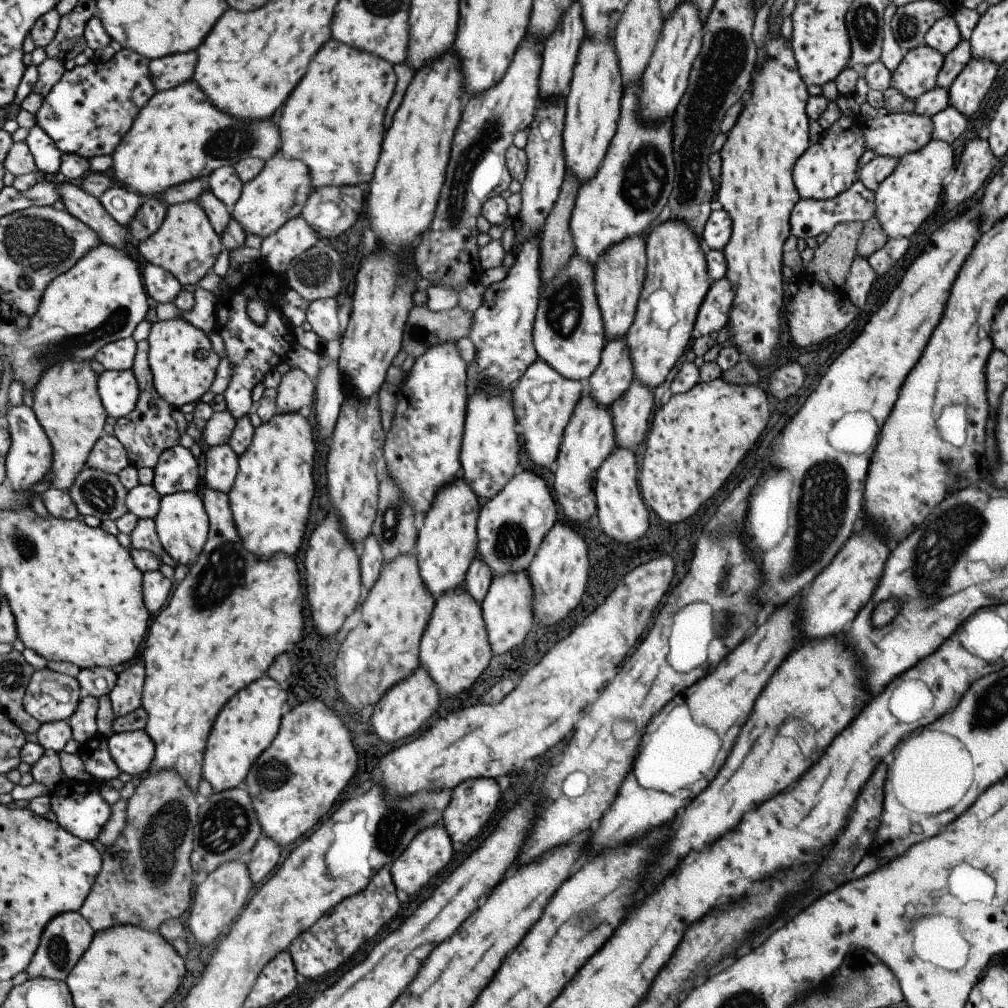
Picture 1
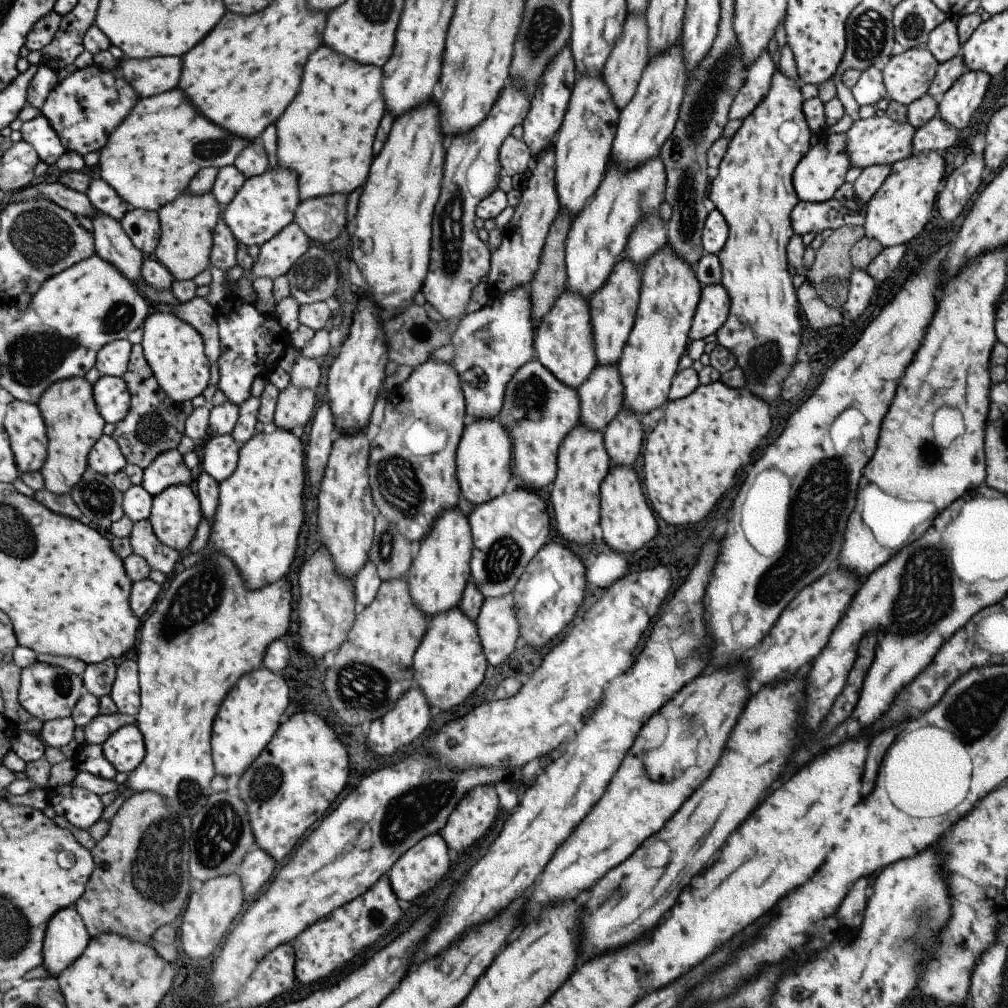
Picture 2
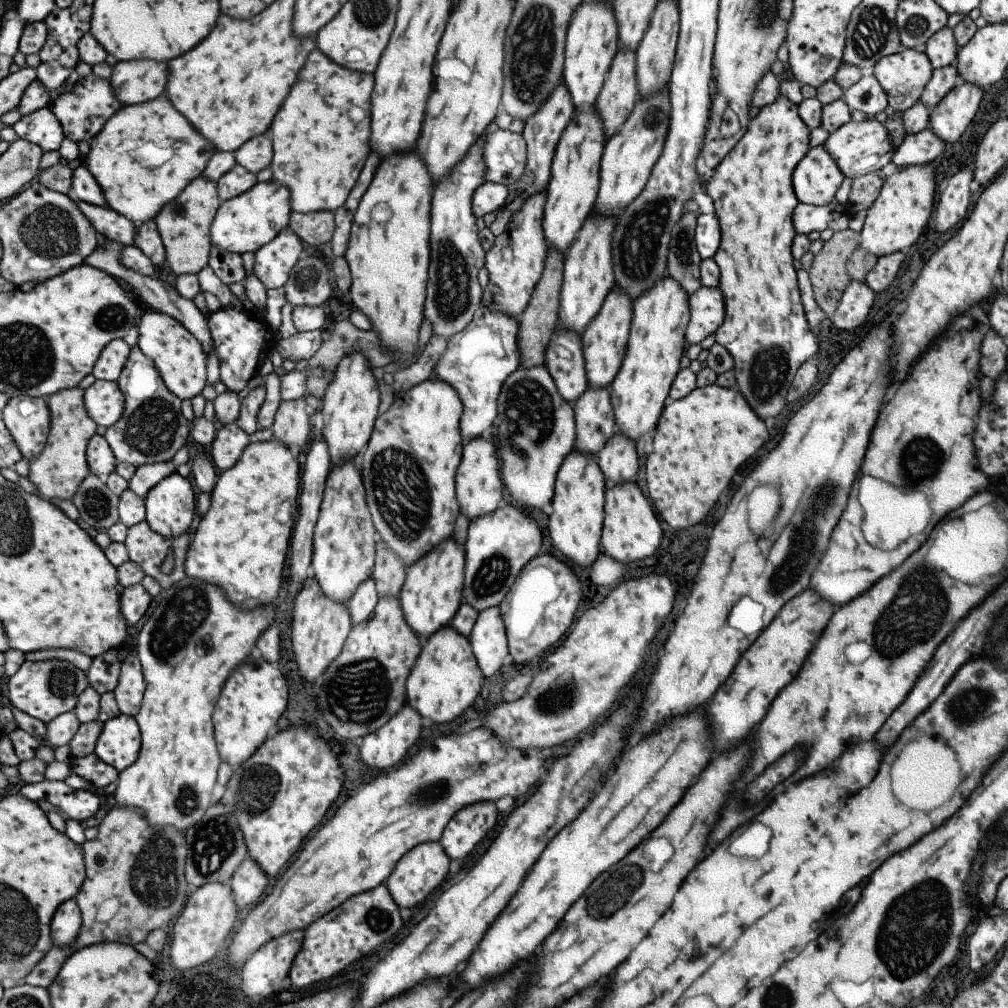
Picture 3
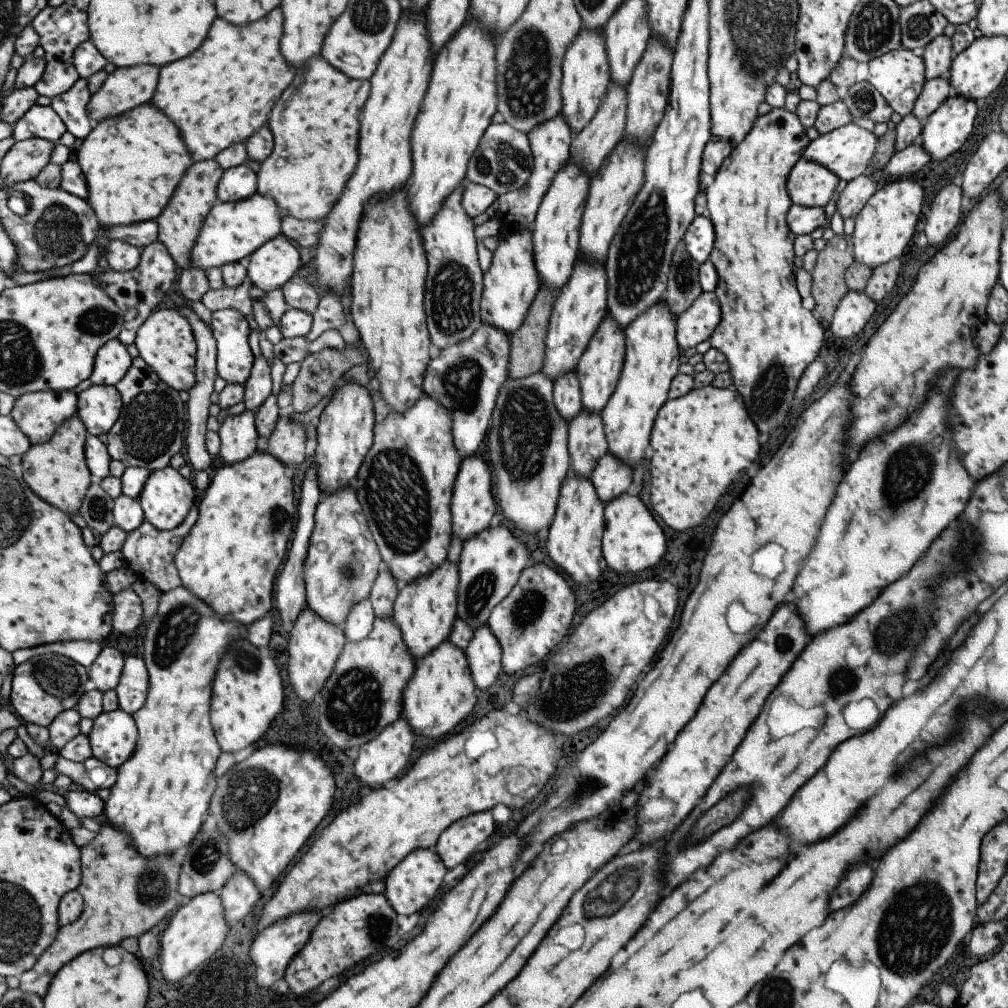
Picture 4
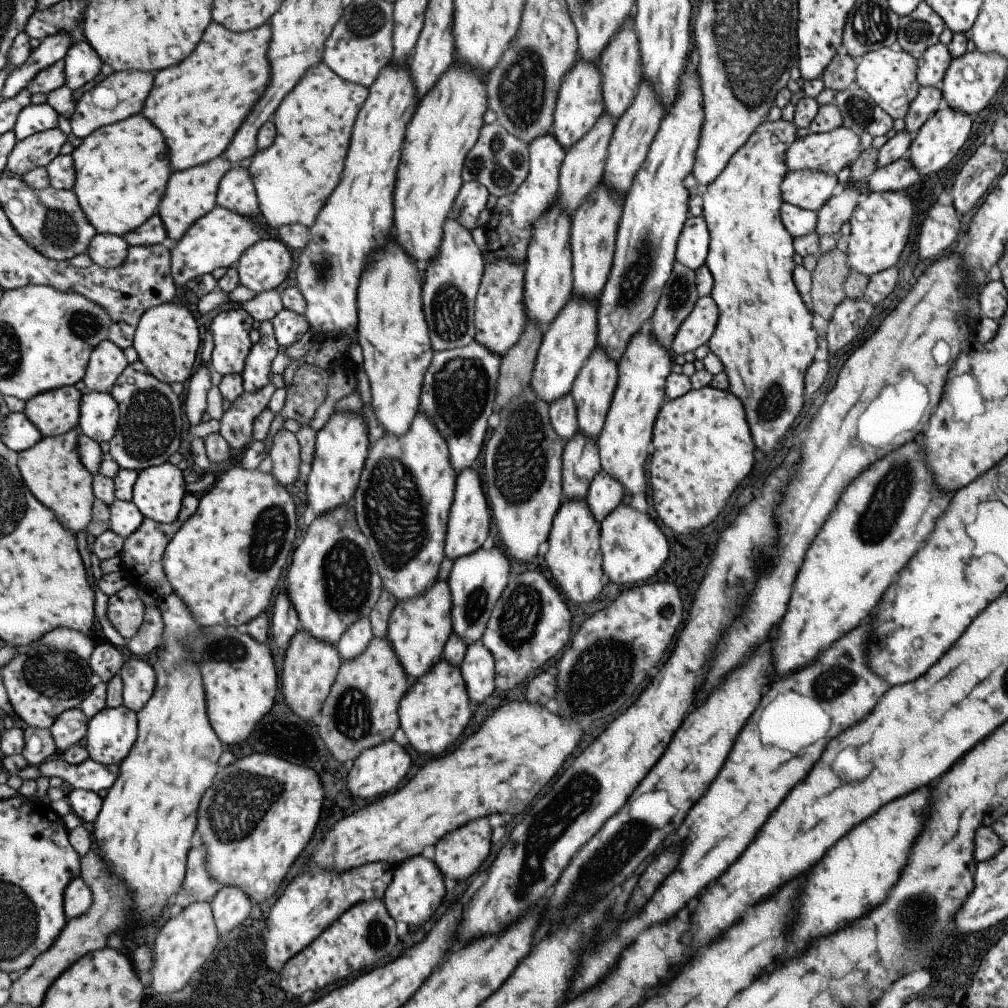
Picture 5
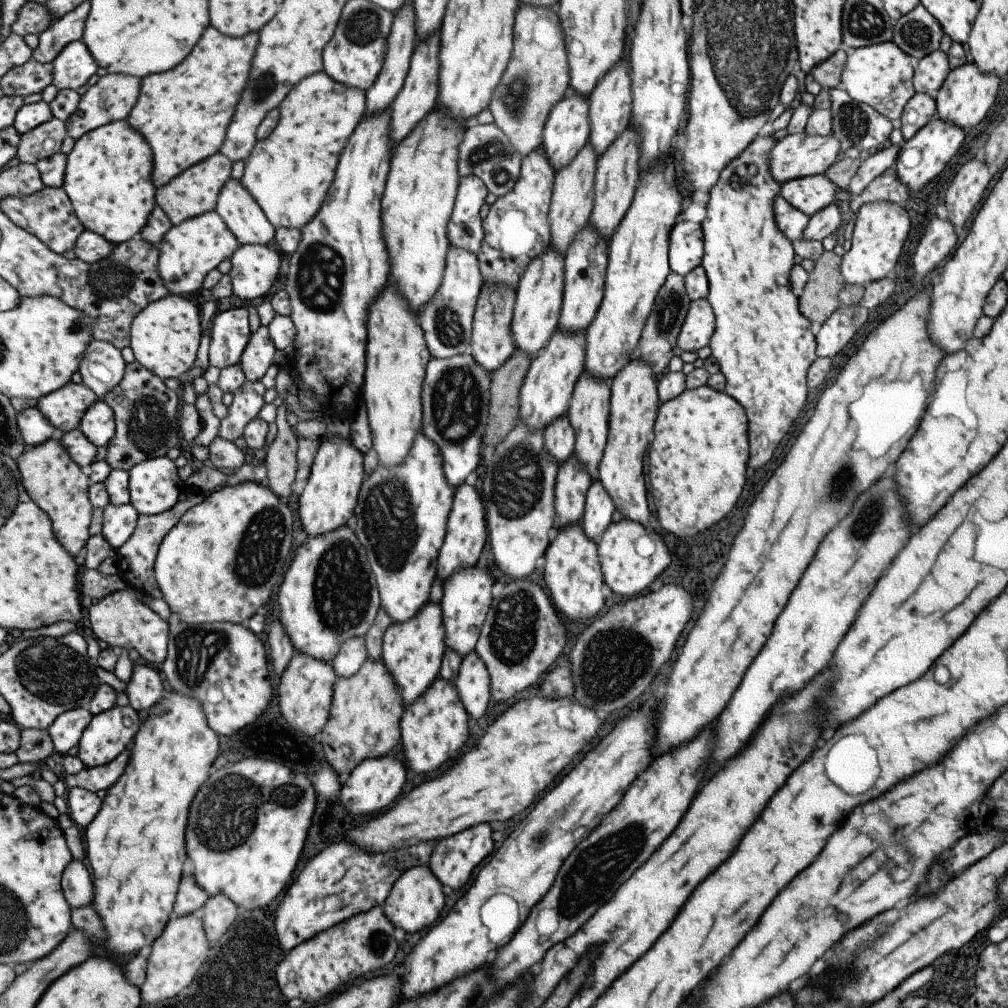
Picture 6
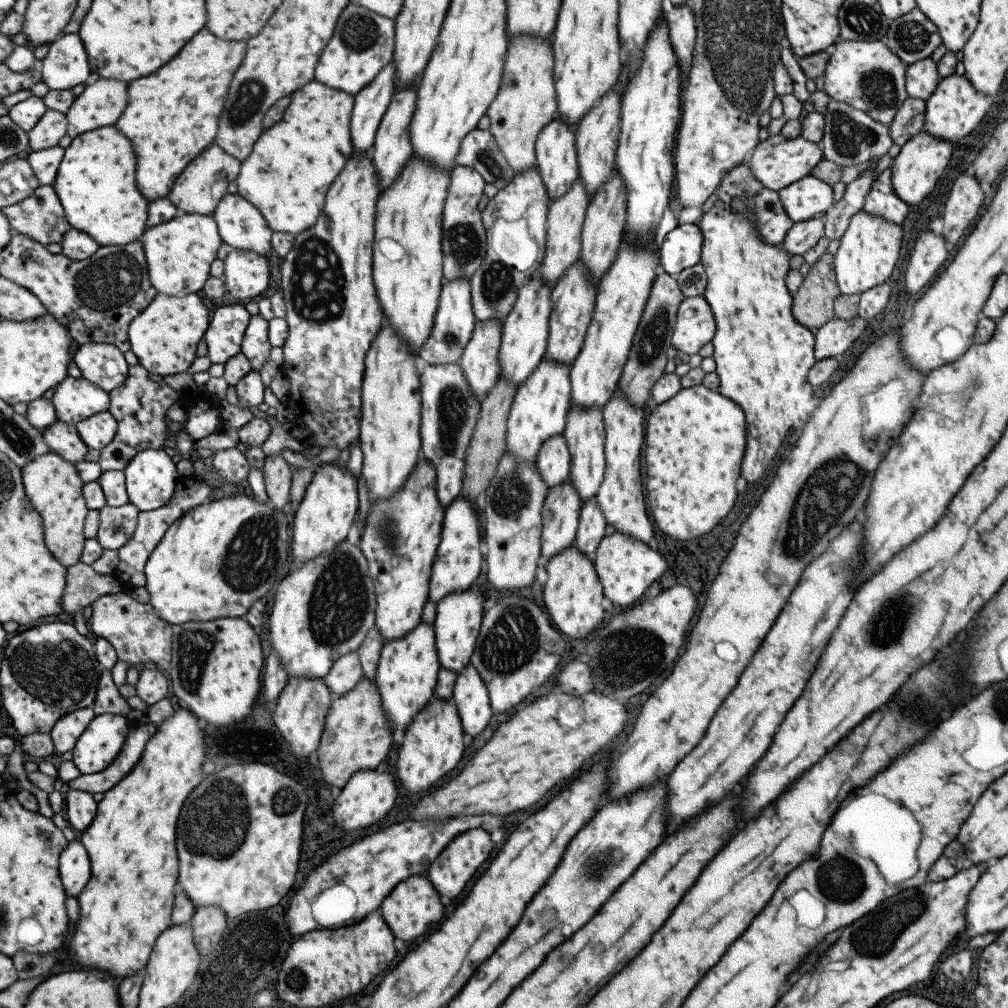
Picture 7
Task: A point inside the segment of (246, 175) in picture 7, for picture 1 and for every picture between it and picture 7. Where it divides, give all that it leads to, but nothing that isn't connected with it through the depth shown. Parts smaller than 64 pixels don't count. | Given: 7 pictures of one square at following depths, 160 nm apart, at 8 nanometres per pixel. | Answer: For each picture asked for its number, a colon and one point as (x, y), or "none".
1: (332, 121)
2: (324, 136)
3: (320, 133)
4: (314, 123)
5: (292, 178)
6: (287, 173)

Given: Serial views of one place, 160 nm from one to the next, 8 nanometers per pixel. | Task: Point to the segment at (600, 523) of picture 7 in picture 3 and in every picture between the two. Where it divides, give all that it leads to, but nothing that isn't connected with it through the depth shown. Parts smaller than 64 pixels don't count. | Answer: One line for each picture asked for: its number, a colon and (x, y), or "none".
3: (617, 459)
4: (610, 477)
5: (604, 493)
6: (598, 509)

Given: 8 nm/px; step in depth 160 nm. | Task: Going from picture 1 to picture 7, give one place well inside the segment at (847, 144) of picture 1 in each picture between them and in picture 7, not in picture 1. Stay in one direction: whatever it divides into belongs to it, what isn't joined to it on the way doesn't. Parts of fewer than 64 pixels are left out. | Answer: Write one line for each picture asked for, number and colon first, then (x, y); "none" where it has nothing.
2: (821, 171)
3: (815, 179)
4: (808, 185)
5: (806, 189)
6: (810, 193)
7: (808, 197)

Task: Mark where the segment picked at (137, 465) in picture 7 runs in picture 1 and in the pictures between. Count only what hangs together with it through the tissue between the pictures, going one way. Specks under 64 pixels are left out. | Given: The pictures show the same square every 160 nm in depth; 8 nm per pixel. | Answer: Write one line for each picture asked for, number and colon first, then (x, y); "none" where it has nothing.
1: (181, 524)
2: (175, 512)
3: (169, 506)
4: (166, 497)
5: (158, 491)
6: (153, 486)

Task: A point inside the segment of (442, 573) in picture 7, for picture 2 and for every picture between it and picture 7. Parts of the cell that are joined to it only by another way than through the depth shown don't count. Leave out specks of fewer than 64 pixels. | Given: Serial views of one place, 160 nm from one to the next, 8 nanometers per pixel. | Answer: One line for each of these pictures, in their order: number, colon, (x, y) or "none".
2: (484, 452)
3: (478, 485)
4: (472, 504)
5: (468, 517)
6: (465, 535)

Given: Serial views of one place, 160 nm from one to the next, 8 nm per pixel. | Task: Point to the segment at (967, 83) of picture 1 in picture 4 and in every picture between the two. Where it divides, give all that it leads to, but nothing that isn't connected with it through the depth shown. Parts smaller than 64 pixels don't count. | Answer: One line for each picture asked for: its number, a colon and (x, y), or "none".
2: (955, 106)
3: (953, 113)
4: (943, 132)

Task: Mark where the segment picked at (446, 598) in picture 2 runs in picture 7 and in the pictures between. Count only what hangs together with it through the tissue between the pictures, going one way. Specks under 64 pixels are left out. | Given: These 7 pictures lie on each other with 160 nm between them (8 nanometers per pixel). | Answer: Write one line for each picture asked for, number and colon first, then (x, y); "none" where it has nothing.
3: (430, 594)
4: (424, 611)
5: (418, 628)
6: (412, 650)
7: (405, 677)

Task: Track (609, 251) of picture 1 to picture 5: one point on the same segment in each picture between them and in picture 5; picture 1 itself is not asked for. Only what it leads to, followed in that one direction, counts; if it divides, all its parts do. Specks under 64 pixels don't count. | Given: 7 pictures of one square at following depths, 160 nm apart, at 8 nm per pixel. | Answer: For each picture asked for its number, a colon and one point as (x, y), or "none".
2: (612, 307)
3: (604, 339)
4: (598, 368)
5: (591, 390)

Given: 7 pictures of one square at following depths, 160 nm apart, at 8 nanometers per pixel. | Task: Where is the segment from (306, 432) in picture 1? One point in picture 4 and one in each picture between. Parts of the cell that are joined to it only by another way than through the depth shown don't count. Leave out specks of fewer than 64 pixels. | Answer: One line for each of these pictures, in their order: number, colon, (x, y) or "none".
2: (260, 508)
3: (239, 545)
4: (229, 558)

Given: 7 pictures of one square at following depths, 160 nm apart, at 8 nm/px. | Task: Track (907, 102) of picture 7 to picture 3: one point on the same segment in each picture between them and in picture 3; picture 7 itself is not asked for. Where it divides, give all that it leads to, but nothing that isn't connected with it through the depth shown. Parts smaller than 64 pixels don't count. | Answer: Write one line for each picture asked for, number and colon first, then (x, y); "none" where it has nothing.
3: (942, 80)
4: (934, 92)
5: (927, 100)
6: (917, 111)

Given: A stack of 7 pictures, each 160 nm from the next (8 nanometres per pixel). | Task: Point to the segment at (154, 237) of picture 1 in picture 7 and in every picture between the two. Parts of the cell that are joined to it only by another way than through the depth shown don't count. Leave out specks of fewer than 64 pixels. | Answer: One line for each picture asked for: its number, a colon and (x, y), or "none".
2: (186, 223)
3: (183, 224)
4: (179, 223)
5: (189, 194)
6: (192, 192)
7: (199, 186)

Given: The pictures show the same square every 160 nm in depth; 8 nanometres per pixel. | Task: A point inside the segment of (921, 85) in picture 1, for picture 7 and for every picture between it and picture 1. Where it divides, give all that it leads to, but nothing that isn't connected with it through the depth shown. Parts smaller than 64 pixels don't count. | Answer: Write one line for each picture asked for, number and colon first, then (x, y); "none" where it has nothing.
2: (907, 76)
3: (902, 75)
4: (897, 75)
5: (888, 75)
6: (880, 75)
7: (865, 75)

